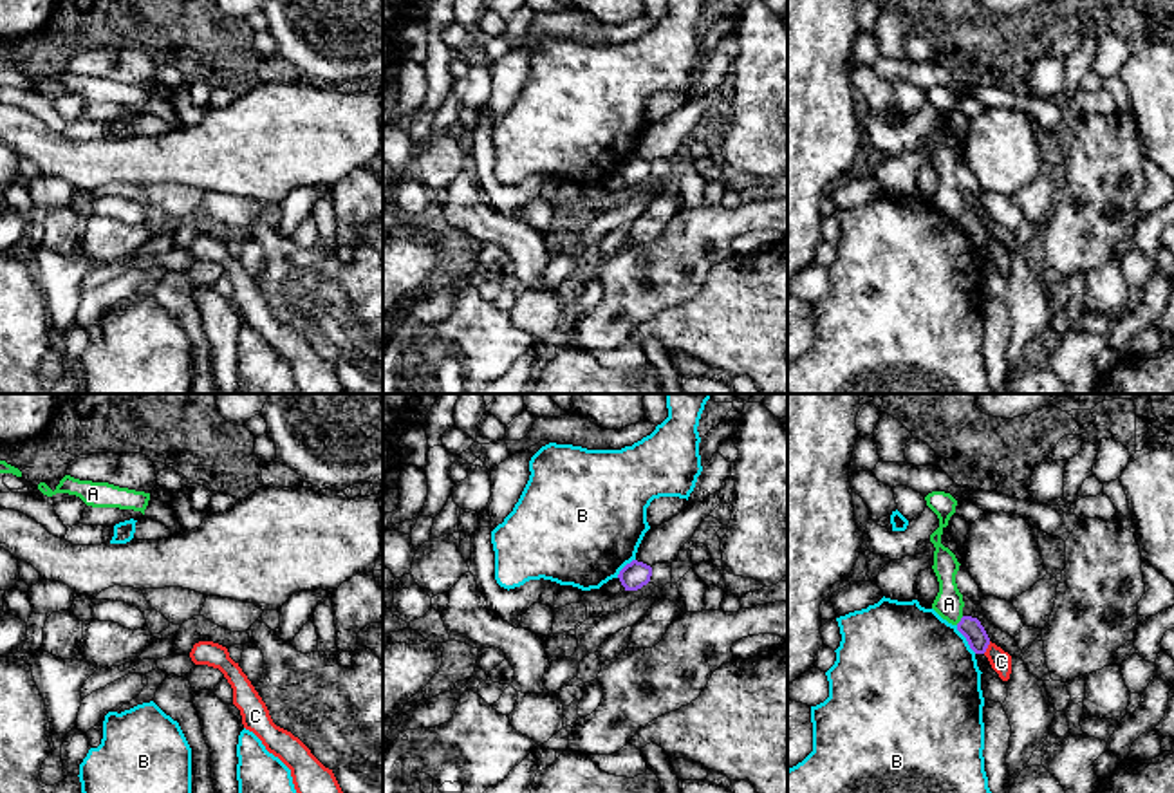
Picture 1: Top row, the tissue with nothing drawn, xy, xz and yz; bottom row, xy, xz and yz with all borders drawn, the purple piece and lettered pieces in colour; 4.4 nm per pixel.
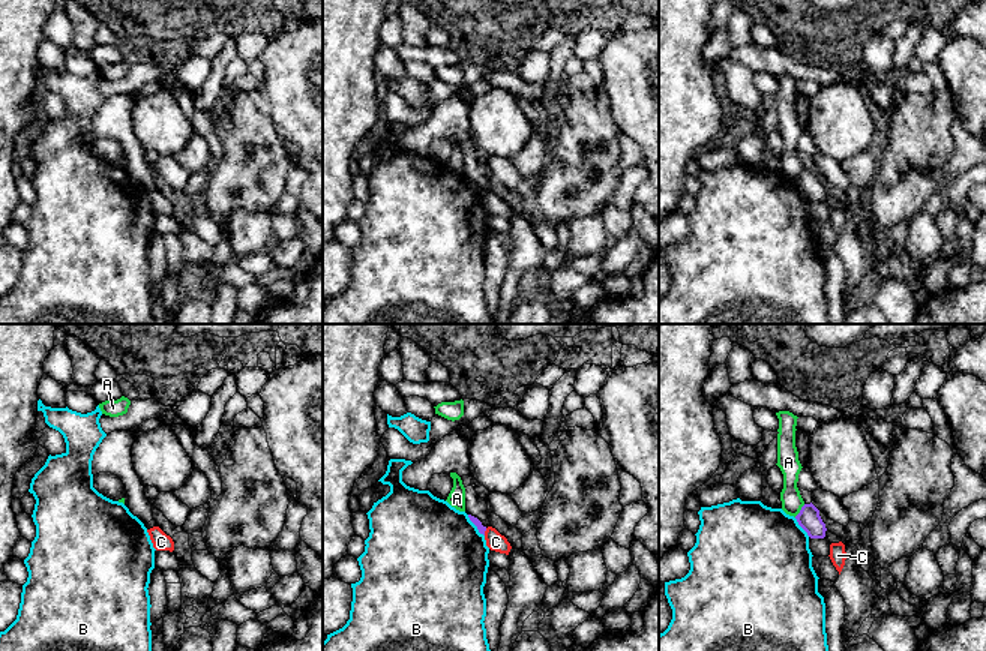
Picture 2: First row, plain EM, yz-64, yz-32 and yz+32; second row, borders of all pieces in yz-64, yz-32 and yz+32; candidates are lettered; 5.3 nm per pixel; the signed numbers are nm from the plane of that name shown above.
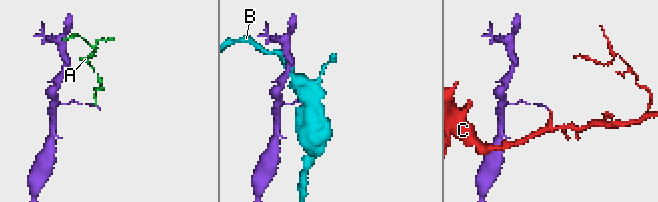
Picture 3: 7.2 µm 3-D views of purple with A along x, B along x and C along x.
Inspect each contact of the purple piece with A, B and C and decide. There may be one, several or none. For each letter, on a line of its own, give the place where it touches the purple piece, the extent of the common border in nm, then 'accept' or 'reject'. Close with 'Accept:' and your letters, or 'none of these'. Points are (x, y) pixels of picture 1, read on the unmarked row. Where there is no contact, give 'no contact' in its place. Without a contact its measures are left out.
A: meets purple in yz at (961, 215); contact 50 nm long; reject
B: meets purple in yz at (967, 235); contact 160 nm long; reject
C: meets purple in yz at (987, 242); contact 70 nm long; reject
Accept: none of these

